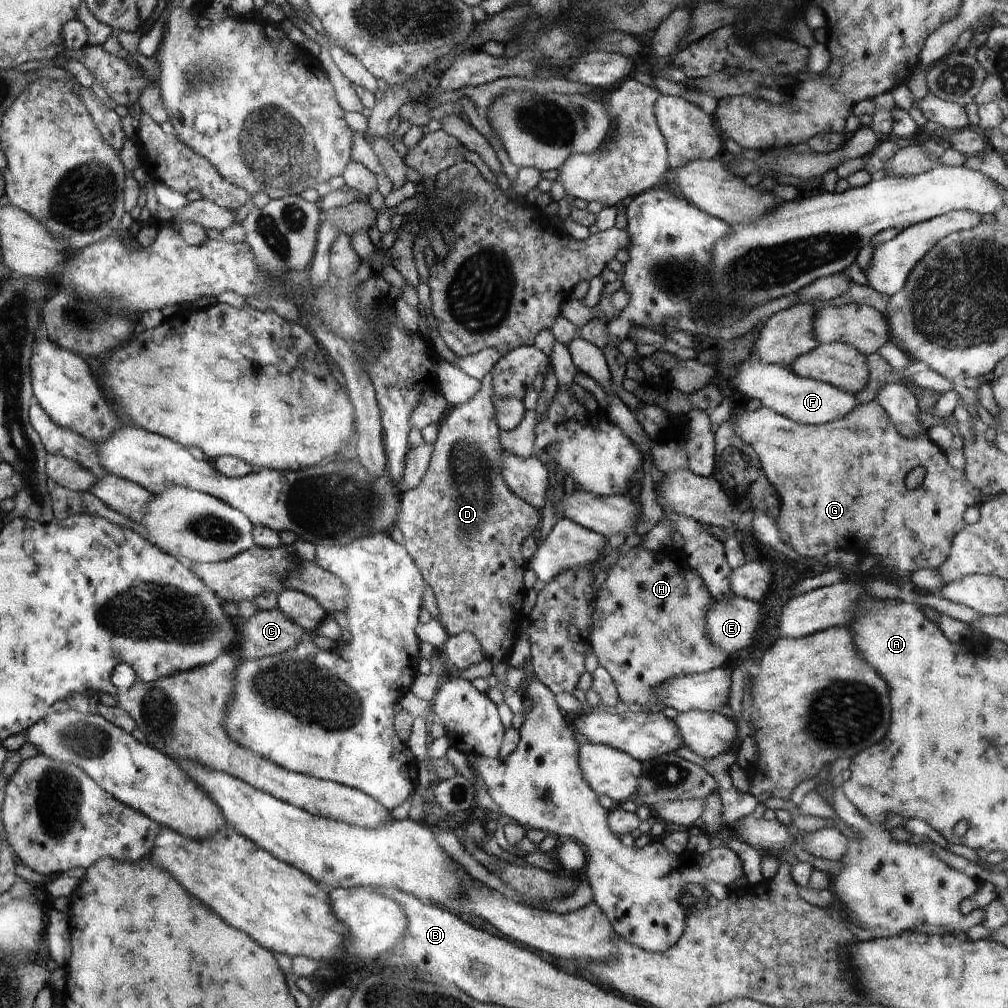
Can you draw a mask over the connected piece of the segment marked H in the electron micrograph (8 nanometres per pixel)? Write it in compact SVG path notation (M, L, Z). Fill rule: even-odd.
M637 546L634 549L630 549L626 556L618 558L617 562L607 573L602 588L597 592L596 607L593 612L593 625L591 628L591 647L598 657L599 664L610 673L612 680L615 682L620 701L629 705L632 702L636 702L643 709L648 709L652 712L663 712L666 706L661 701L660 685L669 681L671 678L705 673L724 665L726 660L728 660L729 654L707 638L706 613L710 610L714 601L702 577L689 565L688 556L684 552L684 549L664 548L661 551L649 551L641 546Z

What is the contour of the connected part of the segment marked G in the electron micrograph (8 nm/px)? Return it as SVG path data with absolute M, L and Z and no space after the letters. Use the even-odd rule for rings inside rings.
M875 399L867 403L860 403L852 412L849 412L844 418L838 419L838 422L820 423L819 425L807 425L780 413L771 408L761 405L750 405L749 410L740 413L735 410L733 413L735 429L741 436L741 439L749 444L758 455L761 468L765 472L770 484L775 488L776 494L779 496L779 509L777 515L772 519L777 524L779 537L782 540L782 547L789 550L791 554L798 558L810 558L810 560L818 560L824 557L827 552L834 549L845 549L855 551L860 555L867 556L874 554L880 558L881 566L888 568L898 568L904 572L916 572L918 569L937 569L948 557L952 550L953 538L956 533L960 533L962 528L967 524L963 514L969 506L979 506L981 492L966 478L965 469L954 469L947 459L945 451L940 449L930 440L928 434L918 435L913 439L903 437L894 427L888 413L882 408L882 405ZM916 466L922 466L926 470L922 484L910 490L905 485L906 475Z

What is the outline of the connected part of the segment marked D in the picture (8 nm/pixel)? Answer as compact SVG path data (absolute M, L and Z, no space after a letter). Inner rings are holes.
M488 372L474 398L446 412L438 425L437 439L421 483L412 490L403 490L400 496L396 525L402 531L403 545L434 591L440 610L439 621L446 632L451 636L468 631L481 642L485 660L508 660L520 637L521 610L526 594L523 576L528 564L521 552L521 544L540 522L541 512L514 494L503 479L501 430L497 425L492 394L493 376Z

